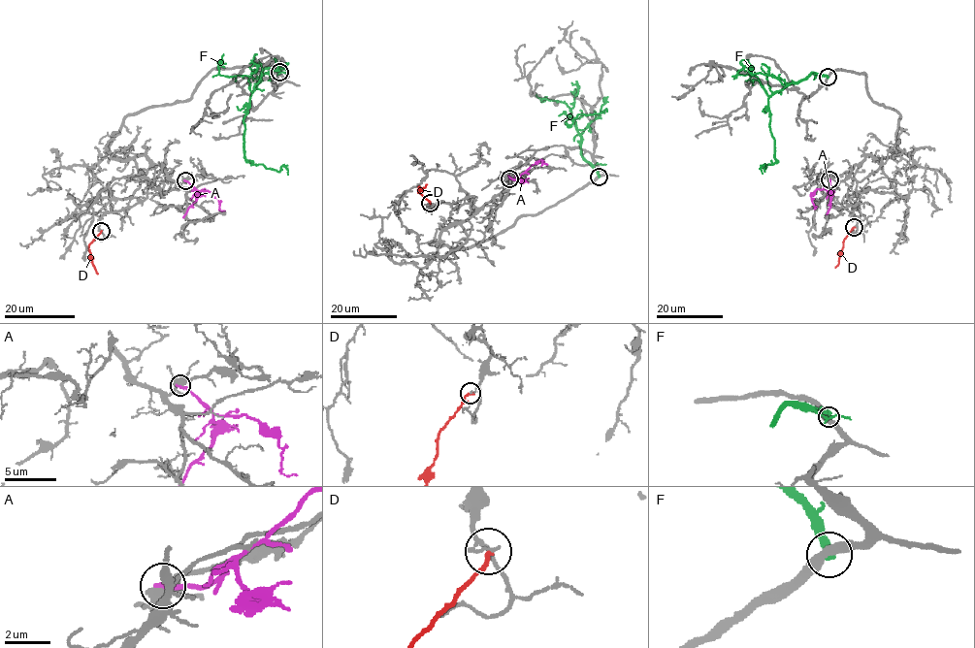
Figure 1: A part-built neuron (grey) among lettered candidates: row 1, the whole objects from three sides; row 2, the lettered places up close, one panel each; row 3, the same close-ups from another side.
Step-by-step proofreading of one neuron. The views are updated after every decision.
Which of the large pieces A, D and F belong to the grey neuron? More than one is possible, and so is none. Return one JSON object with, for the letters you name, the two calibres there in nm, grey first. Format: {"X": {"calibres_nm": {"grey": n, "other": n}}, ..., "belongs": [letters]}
{"belongs": []}

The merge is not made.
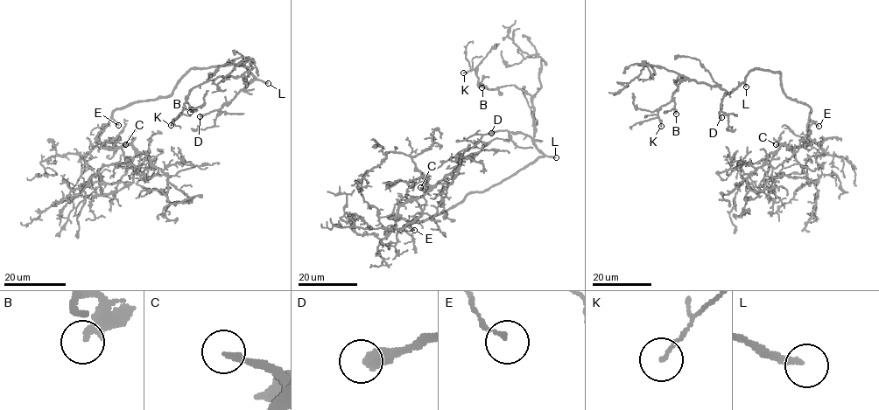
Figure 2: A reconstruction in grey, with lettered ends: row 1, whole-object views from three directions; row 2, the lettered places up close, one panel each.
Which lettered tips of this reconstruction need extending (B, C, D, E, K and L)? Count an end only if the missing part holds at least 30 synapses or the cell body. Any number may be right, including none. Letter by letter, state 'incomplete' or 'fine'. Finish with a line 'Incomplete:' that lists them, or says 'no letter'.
B: fine
C: incomplete
D: incomplete
E: fine
K: fine
L: incomplete
Incomplete: C, D, L

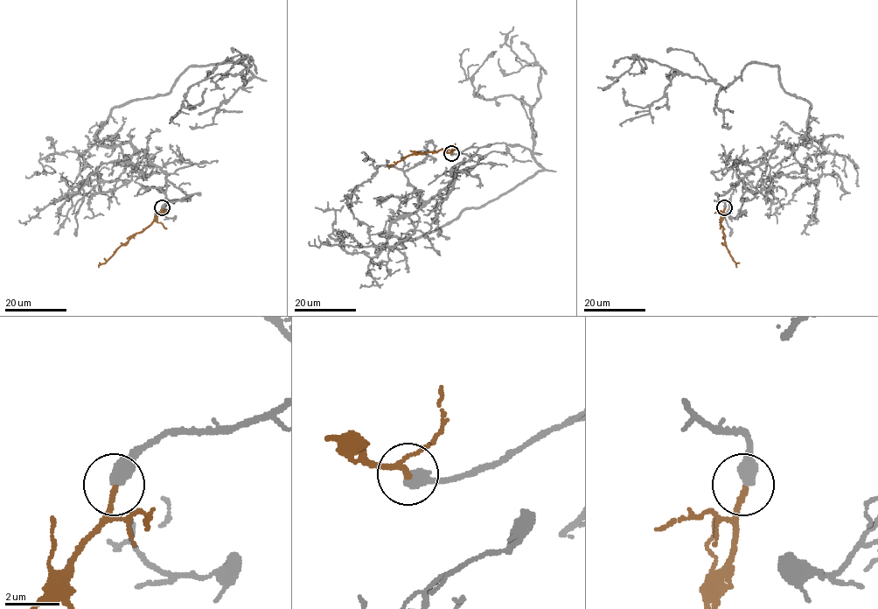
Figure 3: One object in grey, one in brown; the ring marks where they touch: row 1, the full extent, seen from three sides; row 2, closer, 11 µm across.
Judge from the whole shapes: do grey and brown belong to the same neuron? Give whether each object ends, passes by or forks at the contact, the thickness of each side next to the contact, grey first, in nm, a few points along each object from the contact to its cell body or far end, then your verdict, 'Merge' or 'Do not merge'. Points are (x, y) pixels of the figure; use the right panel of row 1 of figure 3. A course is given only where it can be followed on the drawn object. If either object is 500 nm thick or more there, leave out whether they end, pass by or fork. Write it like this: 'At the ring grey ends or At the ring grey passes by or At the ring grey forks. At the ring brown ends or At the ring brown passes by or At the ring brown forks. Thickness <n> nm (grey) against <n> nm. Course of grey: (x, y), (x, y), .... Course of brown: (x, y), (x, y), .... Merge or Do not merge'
Thickness 500 nm (grey) against 180 nm. Course of grey: (724, 208), (769, 151), (805, 141), (811, 104), (750, 62), (725, 87), (665, 74), (644, 108), (623, 88). Course of brown: (724, 208), (721, 224), (725, 245), (736, 267). Merge

